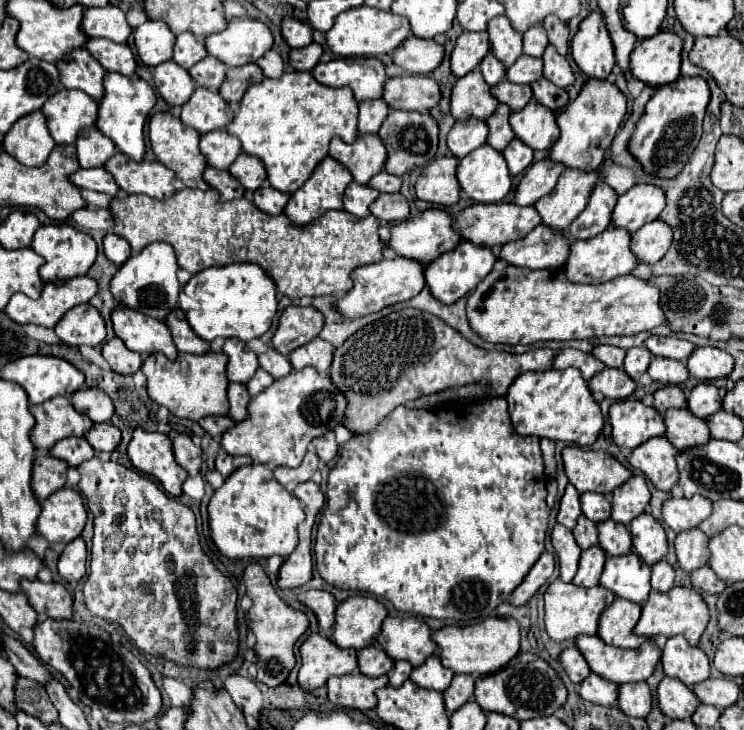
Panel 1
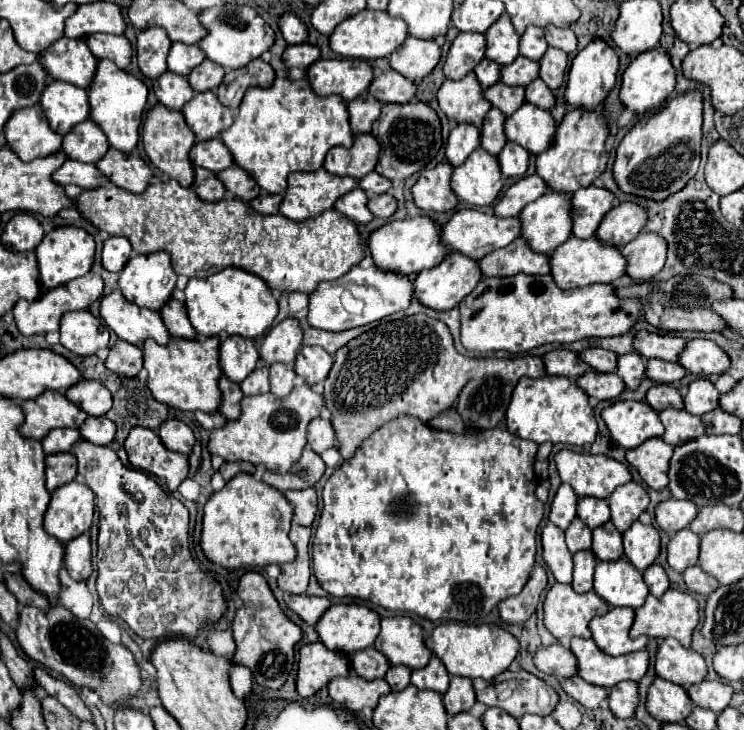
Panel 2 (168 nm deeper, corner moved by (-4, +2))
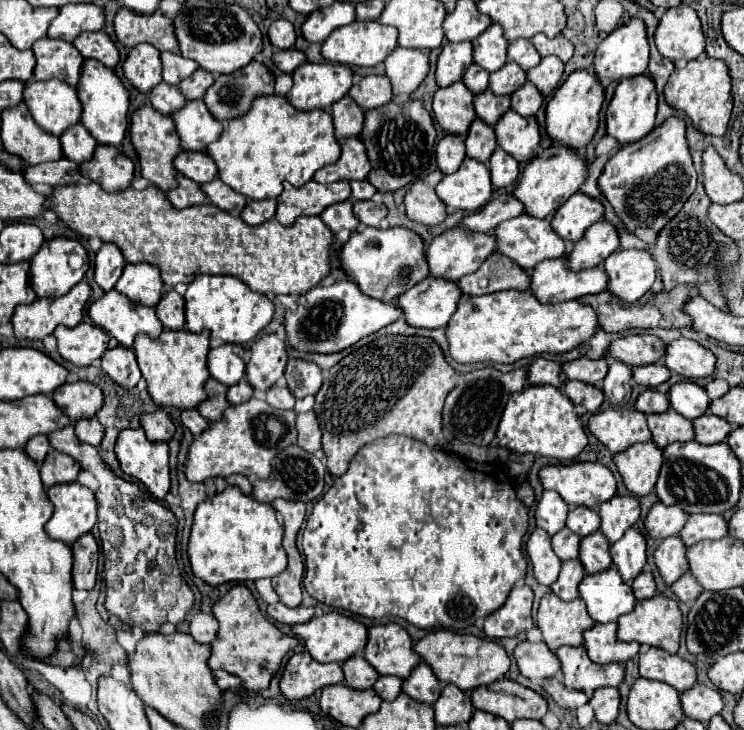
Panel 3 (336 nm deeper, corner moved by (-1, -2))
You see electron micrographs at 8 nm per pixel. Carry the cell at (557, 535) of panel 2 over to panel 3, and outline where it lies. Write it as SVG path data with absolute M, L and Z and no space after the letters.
M535 528L527 540L527 556L533 564L533 576L539 584L551 586L561 570L561 560L551 550L551 538L545 530Z

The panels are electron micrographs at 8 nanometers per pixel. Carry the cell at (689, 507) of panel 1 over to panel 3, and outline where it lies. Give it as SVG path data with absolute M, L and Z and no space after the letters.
M657 502L645 518L645 530L653 540L663 540L669 536L677 536L685 526L685 522L687 514L681 512L681 508Z

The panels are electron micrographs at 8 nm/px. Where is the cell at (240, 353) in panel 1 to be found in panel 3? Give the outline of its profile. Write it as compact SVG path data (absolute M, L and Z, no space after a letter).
M221 344L207 354L209 374L225 386L237 384L245 376L245 350L237 344Z

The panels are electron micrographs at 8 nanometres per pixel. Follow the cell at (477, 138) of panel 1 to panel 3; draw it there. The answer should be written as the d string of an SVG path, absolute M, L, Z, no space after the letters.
M443 136L435 150L437 166L443 174L453 174L465 158L465 140L461 136Z

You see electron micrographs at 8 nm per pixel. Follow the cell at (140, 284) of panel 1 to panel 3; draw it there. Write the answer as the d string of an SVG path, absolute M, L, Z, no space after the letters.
M147 262L141 264L127 264L115 290L125 294L131 302L143 306L155 306L161 300L161 276L159 268Z

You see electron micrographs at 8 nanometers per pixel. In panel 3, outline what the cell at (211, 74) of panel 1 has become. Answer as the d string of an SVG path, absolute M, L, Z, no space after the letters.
M199 68L199 70L193 72L189 78L181 80L181 82L179 82L179 88L181 88L185 100L199 100L199 98L205 96L205 92L207 92L207 88L213 84L213 80L215 80L215 78L213 78L211 72Z

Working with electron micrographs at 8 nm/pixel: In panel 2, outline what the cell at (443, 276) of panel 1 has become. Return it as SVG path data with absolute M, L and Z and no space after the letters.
M448 252L448 256L436 266L420 272L414 280L416 298L434 310L450 310L456 308L480 282L480 268L476 268L478 260L468 260L468 256L460 256L460 252Z

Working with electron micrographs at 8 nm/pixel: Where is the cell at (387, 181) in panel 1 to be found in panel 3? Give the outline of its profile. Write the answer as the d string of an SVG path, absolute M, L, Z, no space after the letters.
M367 180L351 182L351 190L353 190L353 198L355 198L355 200L369 200L369 198L377 192Z

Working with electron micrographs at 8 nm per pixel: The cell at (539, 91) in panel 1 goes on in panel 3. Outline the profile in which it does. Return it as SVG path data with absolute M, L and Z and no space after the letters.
M529 82L511 94L511 110L515 110L517 114L521 114L525 118L535 116L535 112L541 108L541 102L543 102L541 94Z

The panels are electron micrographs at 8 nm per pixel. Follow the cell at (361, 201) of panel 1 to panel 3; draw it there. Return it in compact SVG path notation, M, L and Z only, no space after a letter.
M345 200L345 202L339 202L339 204L329 206L325 212L321 212L321 220L325 222L325 226L331 232L339 232L339 230L355 232L357 226L359 226L357 216L353 214L351 200Z

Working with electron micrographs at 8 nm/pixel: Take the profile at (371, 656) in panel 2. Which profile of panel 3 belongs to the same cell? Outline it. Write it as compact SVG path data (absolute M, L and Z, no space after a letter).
M353 656L353 658L345 660L343 674L345 674L345 684L349 688L355 688L355 690L373 688L373 684L379 678L377 670L363 656Z

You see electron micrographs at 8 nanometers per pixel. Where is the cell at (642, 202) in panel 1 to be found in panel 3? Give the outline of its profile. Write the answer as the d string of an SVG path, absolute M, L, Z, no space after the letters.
M599 220L597 224L585 230L585 236L579 242L573 242L571 252L565 256L567 268L577 272L599 266L617 248L619 248L619 236L615 226L611 226L605 220Z

